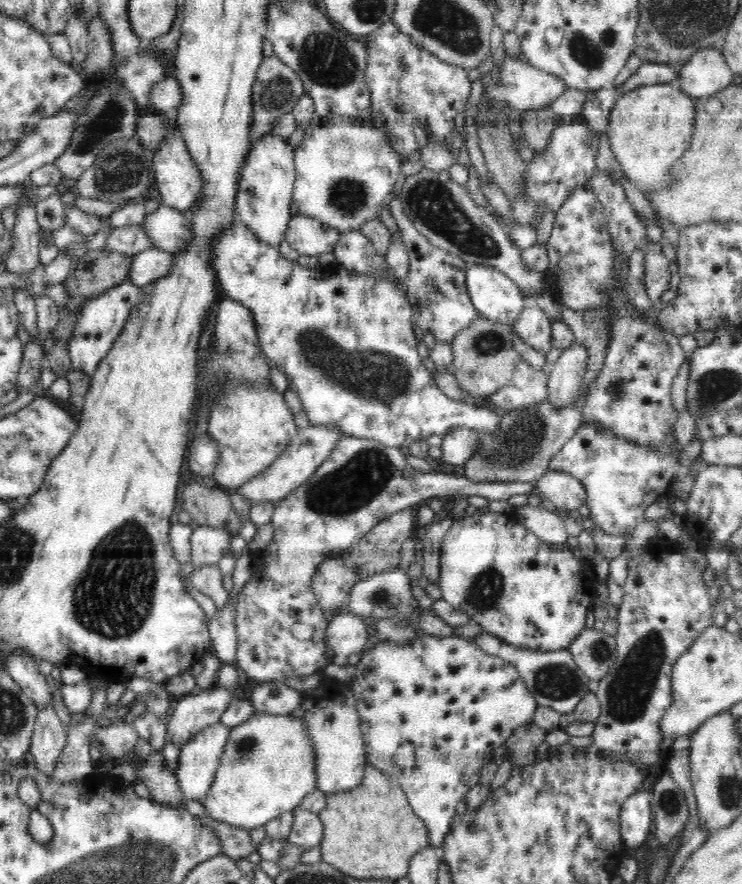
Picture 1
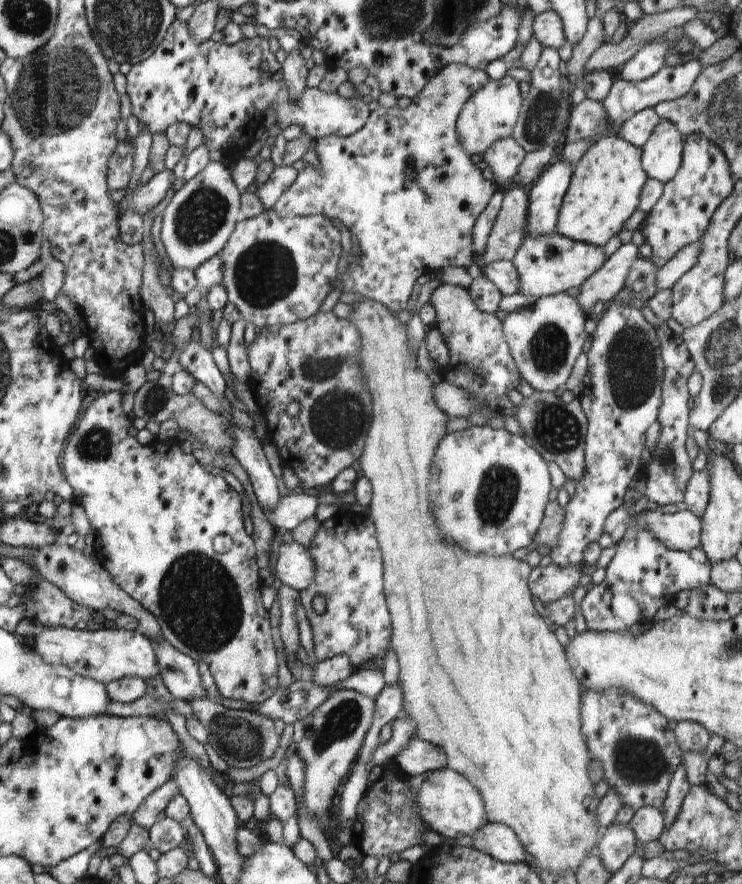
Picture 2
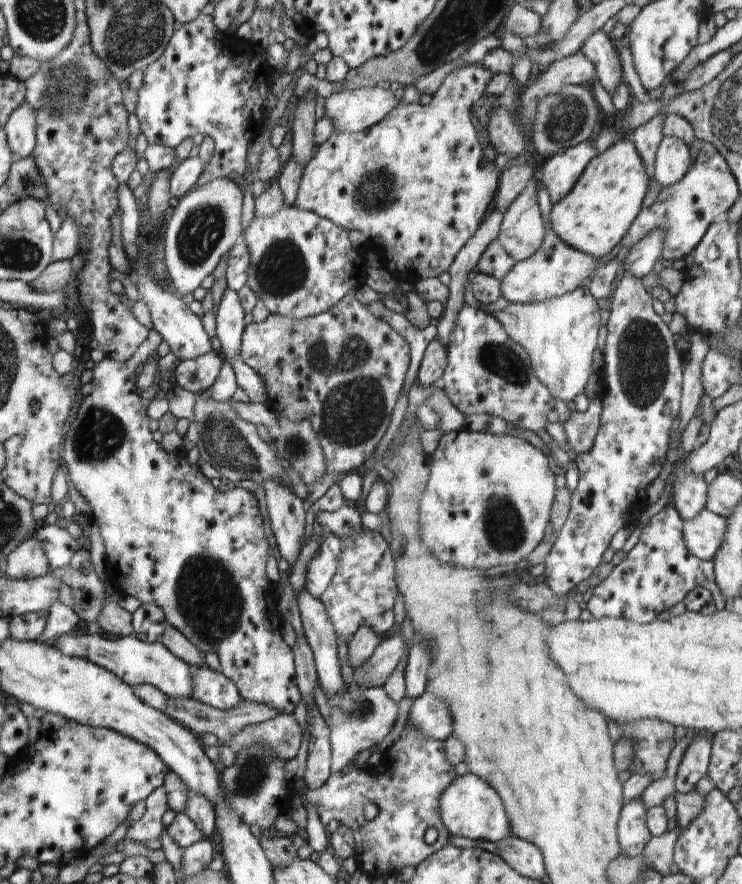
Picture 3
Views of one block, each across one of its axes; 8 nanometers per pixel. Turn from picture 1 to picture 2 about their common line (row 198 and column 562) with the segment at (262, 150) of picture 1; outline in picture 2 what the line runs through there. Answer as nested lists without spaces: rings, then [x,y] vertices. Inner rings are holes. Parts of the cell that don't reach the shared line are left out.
[[[555,233],[548,236],[527,234],[512,262],[520,280],[519,293],[538,299],[582,286],[587,275],[593,275],[593,270],[602,268],[606,260],[602,247],[569,240]]]

